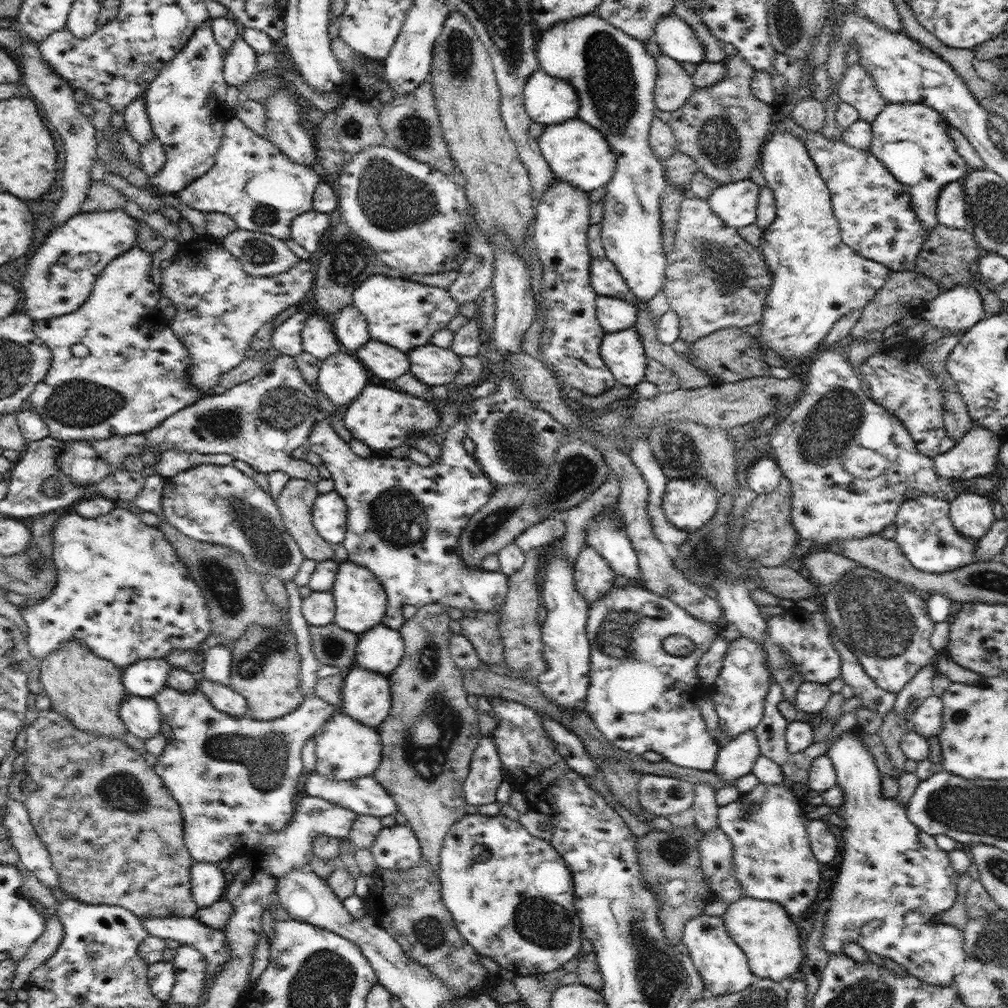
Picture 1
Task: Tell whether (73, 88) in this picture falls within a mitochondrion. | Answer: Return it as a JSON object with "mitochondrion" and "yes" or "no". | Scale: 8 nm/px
{"mitochondrion":"no"}

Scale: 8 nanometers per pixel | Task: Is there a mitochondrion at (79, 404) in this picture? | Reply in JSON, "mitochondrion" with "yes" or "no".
{"mitochondrion":"yes"}

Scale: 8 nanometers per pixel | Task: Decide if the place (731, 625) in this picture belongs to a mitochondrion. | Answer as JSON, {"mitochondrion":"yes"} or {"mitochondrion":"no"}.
{"mitochondrion":"no"}

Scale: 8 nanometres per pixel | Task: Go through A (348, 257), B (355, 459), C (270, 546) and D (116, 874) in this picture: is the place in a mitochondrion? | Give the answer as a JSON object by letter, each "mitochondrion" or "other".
{"A":"mitochondrion","B":"other","C":"mitochondrion","D":"other"}

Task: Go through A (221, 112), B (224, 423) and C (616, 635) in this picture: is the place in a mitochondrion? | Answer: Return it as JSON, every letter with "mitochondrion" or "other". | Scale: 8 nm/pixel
{"A":"other","B":"mitochondrion","C":"mitochondrion"}

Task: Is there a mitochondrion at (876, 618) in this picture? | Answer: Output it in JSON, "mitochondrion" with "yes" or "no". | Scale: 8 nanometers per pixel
{"mitochondrion":"yes"}

